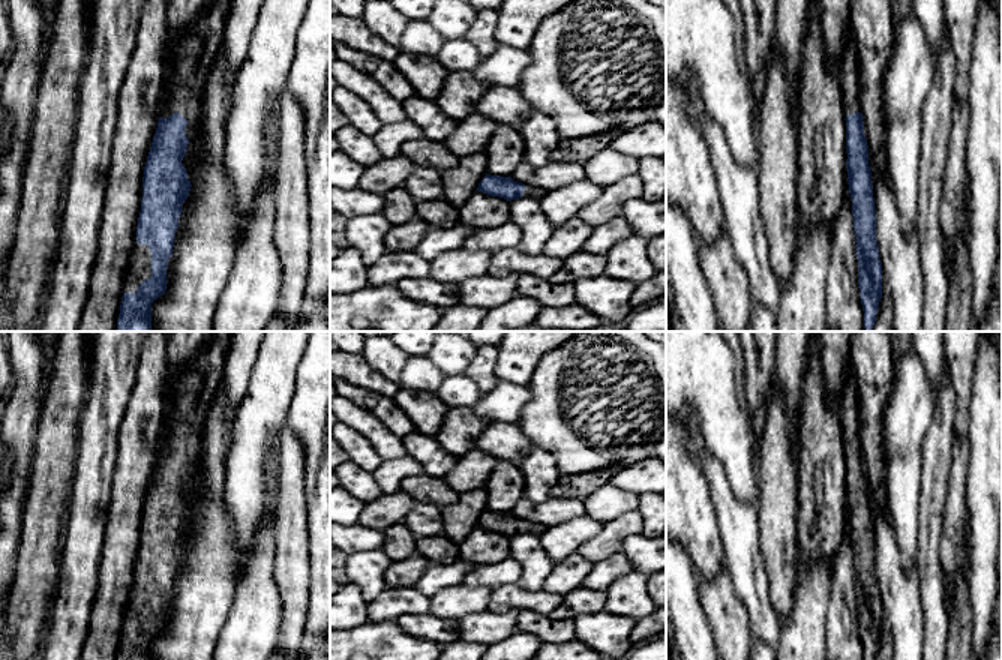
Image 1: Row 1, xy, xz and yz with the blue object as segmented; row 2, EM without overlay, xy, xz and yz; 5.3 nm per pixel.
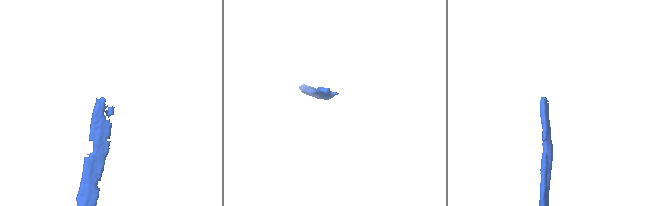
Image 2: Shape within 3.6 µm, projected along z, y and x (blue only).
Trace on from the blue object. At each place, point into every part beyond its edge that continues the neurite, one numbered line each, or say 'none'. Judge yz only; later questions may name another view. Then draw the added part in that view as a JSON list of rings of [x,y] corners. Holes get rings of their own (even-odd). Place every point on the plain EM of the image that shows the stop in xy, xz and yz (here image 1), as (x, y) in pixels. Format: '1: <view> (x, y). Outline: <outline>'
1: yz (849, 408). Outline: [[[850,369],[844,380],[844,387],[840,393],[840,424],[843,430],[843,452],[861,448],[860,435],[860,404],[858,404],[858,388],[856,375]]]

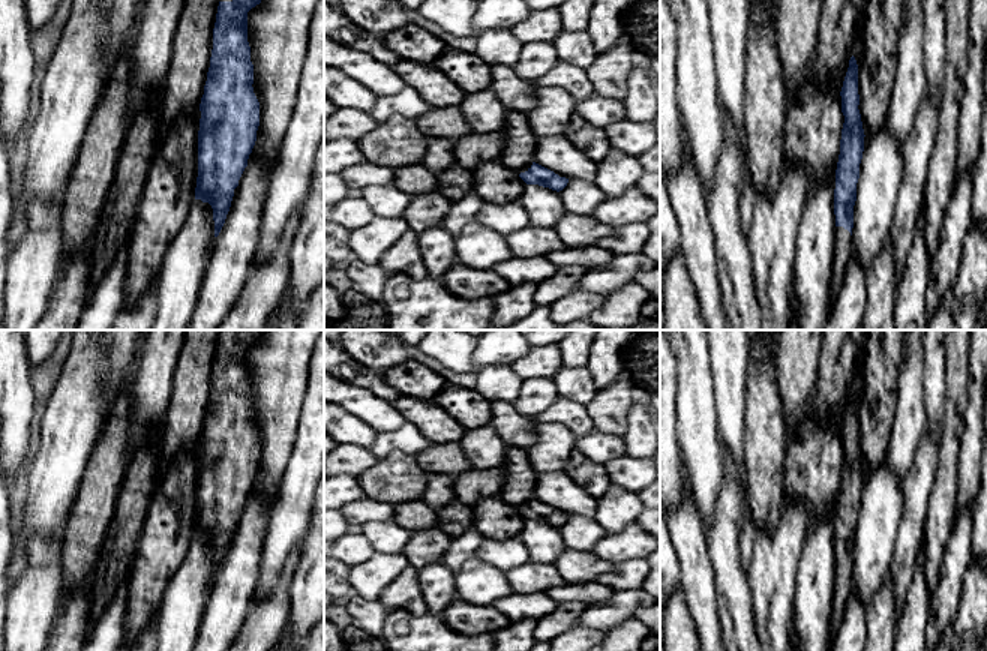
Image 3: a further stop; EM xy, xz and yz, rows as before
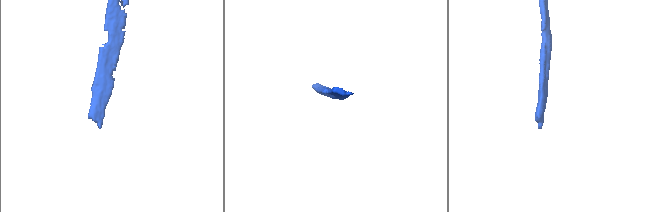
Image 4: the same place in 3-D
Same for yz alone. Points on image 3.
1: yz (843, 576). Outline: [[[837,562],[832,592],[832,618],[830,624],[831,640],[837,634],[837,630],[843,618],[844,606],[850,592],[852,592],[852,572],[843,562]]]

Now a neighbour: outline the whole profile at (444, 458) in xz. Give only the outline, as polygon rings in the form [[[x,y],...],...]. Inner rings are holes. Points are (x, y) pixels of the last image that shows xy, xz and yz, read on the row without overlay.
[[[459,442],[432,444],[416,458],[417,464],[429,474],[448,474],[454,477],[472,468]]]

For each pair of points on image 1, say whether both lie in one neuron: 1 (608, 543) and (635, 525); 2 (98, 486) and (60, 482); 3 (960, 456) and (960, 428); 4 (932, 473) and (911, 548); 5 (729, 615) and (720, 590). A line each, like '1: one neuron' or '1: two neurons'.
1: one neuron
2: two neurons
3: one neuron
4: two neurons
5: one neuron

